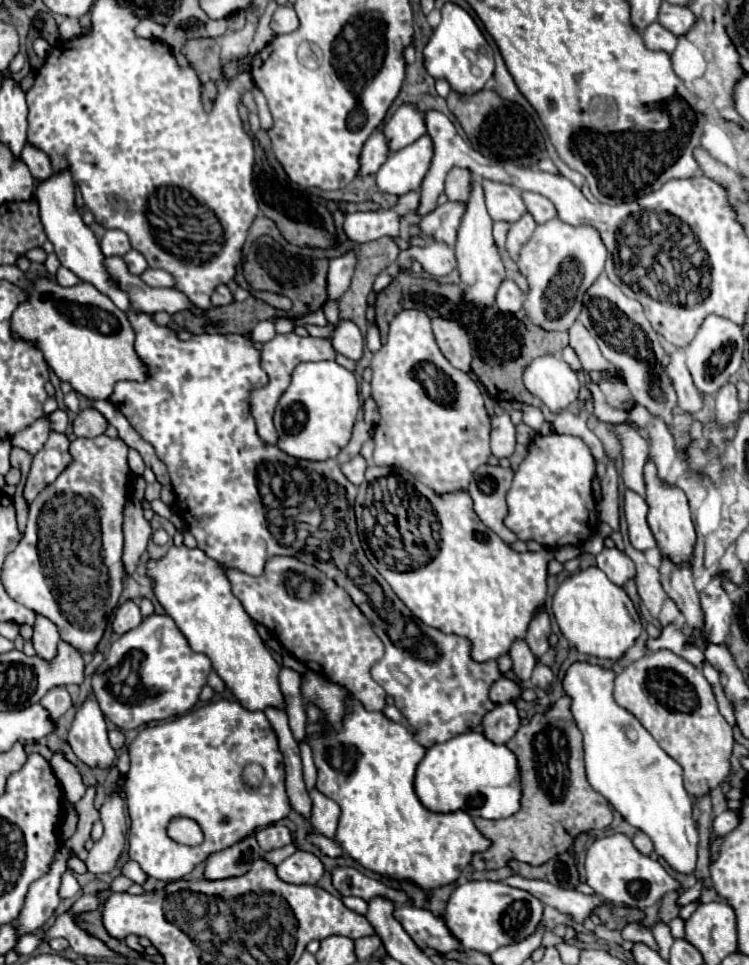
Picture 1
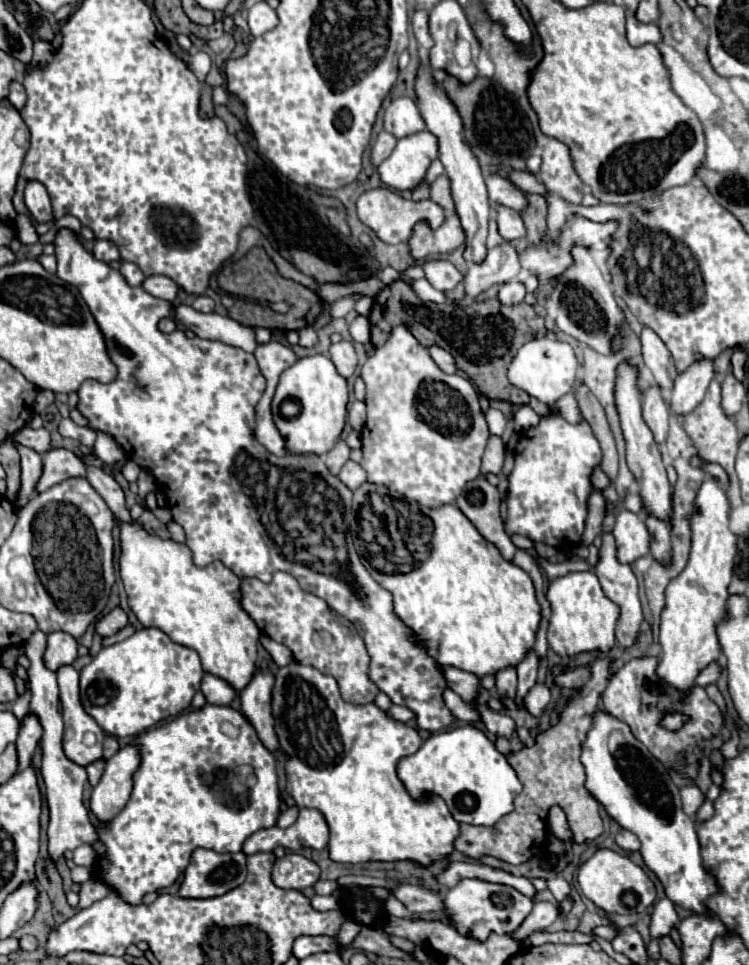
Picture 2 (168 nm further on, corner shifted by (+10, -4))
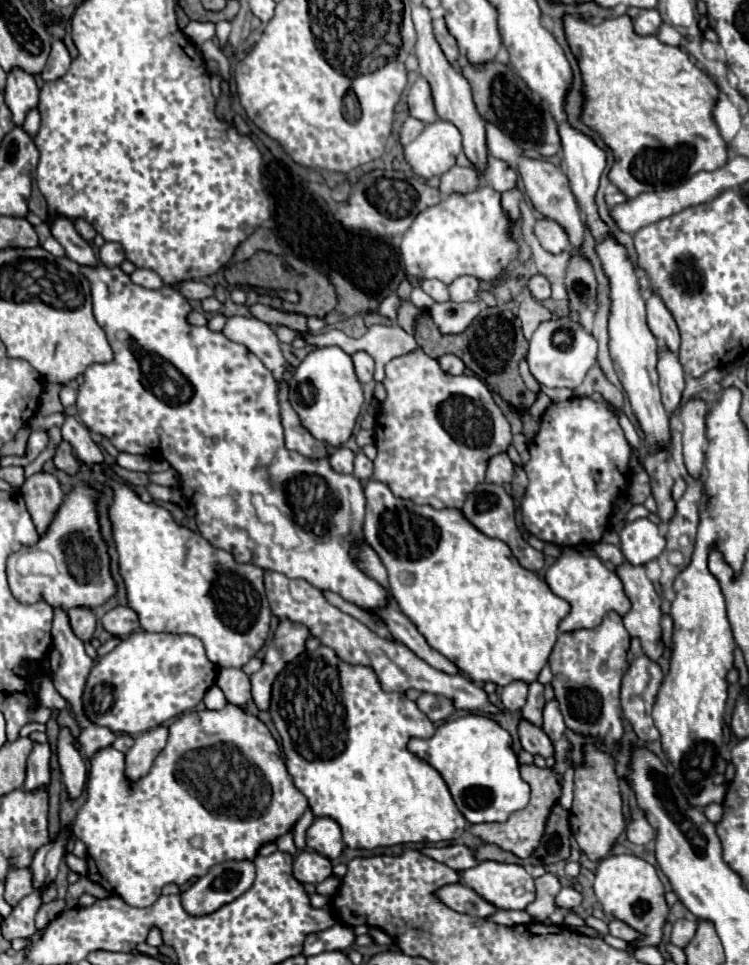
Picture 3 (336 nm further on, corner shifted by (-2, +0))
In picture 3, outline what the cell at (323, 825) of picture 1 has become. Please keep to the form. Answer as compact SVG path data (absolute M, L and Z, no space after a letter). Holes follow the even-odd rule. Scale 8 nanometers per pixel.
M316 818L306 832L306 840L310 850L330 860L336 860L344 850L340 826L332 818Z

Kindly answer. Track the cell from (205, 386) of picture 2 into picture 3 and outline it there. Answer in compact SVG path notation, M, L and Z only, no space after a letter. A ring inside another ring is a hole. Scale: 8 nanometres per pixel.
M96 266L96 268L82 268L82 274L90 280L92 284L92 306L94 306L94 318L96 322L102 326L102 330L108 336L108 342L114 350L114 360L106 362L106 364L92 364L86 368L84 372L84 382L78 386L78 400L76 400L76 408L78 408L78 418L86 424L86 428L90 432L96 432L100 436L106 436L116 450L120 452L128 452L128 454L150 454L150 456L160 456L166 462L170 462L170 466L174 470L178 470L180 480L182 480L182 492L188 500L194 502L196 506L196 524L200 534L214 544L216 548L228 550L234 554L234 558L238 562L252 562L264 570L276 570L286 574L288 578L302 578L306 582L310 582L312 586L320 588L320 590L332 590L336 594L340 594L344 600L360 606L360 608L378 608L388 604L388 592L374 582L372 578L368 578L362 570L356 568L356 564L352 562L352 558L348 556L348 550L352 548L352 544L360 542L362 538L362 522L364 522L364 492L362 486L358 482L356 476L352 474L338 474L330 468L328 460L310 460L298 452L290 452L284 446L284 438L282 438L282 424L280 424L280 406L278 406L278 388L276 388L276 380L272 378L272 372L254 356L250 354L250 350L246 350L246 346L230 342L222 332L212 332L208 328L198 328L198 326L190 326L188 322L188 314L192 312L188 300L174 290L172 286L164 286L160 290L146 290L142 286L136 286L128 274L124 274L120 268L106 268L106 266ZM302 474L306 474L306 478L302 478ZM252 494L255 495L252 499ZM264 500L266 500L266 503ZM252 502L254 506L252 506ZM267 504L274 504L280 510L266 509ZM255 507L255 510L254 510ZM257 514L257 516L256 516ZM263 523L271 523L274 526L266 526ZM275 527L275 534L274 534ZM272 536L273 540L272 540ZM300 536L302 536L302 544ZM277 543L277 544L276 544ZM281 545L281 546L280 546ZM300 545L300 546L299 546ZM282 546L284 548L282 548ZM296 547L296 548L295 548ZM292 549L292 550L286 550Z

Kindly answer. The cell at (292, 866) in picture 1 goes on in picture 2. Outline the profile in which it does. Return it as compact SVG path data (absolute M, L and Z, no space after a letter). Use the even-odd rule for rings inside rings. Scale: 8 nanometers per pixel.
M286 854L284 858L276 860L272 870L272 880L278 888L292 888L292 890L304 890L308 886L314 886L320 878L320 868L316 862L302 854Z

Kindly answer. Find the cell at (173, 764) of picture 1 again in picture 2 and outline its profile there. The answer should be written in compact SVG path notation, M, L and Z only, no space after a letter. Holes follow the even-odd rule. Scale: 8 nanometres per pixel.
M206 704L204 708L200 710L192 710L190 714L180 714L176 718L172 718L170 722L162 724L162 726L156 726L156 728L150 728L148 732L140 734L134 738L134 744L136 746L142 746L142 762L138 766L138 770L134 772L134 790L130 794L130 800L128 804L122 808L122 812L108 824L108 830L102 830L100 832L100 840L106 844L108 848L108 860L102 862L102 874L96 874L98 878L102 878L104 882L108 882L114 890L118 890L118 894L128 902L128 904L140 904L142 896L148 894L148 892L158 892L162 888L168 888L172 886L186 870L188 862L190 862L190 854L194 848L202 846L202 848L208 848L208 850L216 850L216 852L238 852L244 844L244 840L254 834L256 830L260 828L270 828L276 824L276 818L278 818L278 812L280 812L280 792L278 792L278 780L276 780L276 768L274 768L274 756L272 752L268 752L264 748L264 744L260 742L260 738L256 736L256 730L252 728L252 724L234 708L230 706L214 706L214 704ZM222 726L230 726L234 728L234 732L224 732ZM238 764L250 764L254 770L256 770L256 778L258 782L252 786L252 788L238 788L238 782L236 786L230 784L232 782L232 772L234 772L234 766ZM222 772L224 772L224 796L222 796Z

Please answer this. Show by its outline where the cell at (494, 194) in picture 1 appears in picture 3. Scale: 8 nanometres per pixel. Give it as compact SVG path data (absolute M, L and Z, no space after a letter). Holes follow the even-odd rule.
M548 218L536 220L534 232L536 232L540 244L544 246L544 250L548 250L550 254L560 254L570 244L566 230L558 222L554 222L554 220L548 220Z

